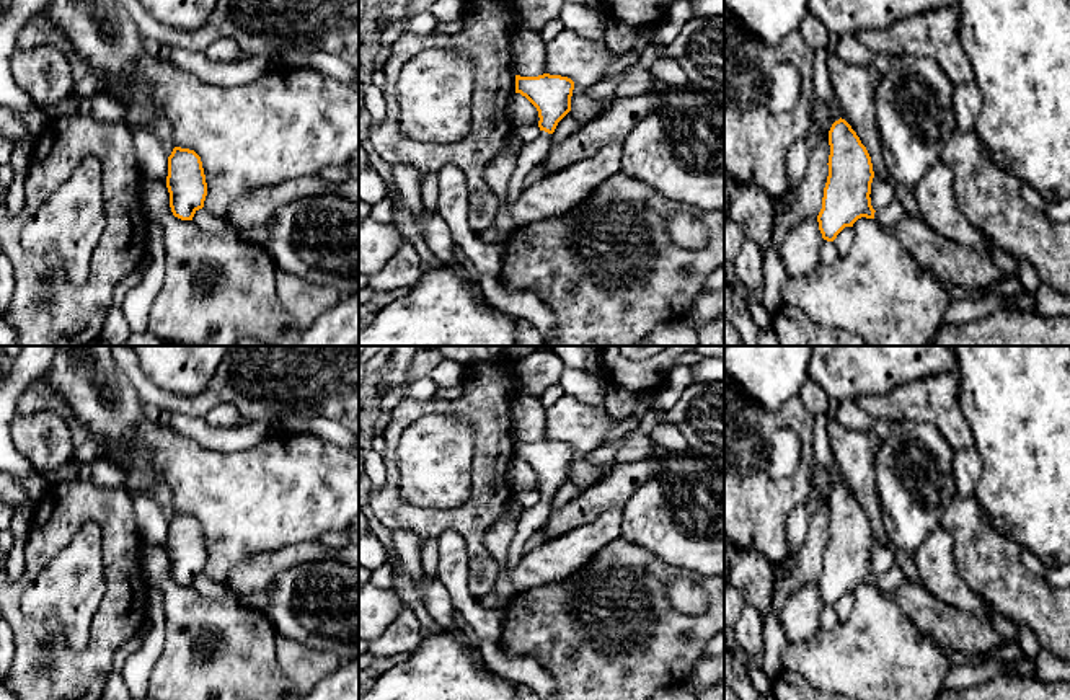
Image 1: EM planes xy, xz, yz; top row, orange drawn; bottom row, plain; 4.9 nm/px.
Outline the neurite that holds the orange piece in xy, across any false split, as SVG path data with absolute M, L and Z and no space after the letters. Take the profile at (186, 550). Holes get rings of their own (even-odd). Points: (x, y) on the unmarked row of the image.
M175 512L168 522L166 553L175 583L192 586L204 573L207 548L201 522L189 514Z

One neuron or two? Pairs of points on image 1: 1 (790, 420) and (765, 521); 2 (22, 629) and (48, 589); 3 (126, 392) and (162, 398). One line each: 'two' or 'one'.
1: one
2: two
3: two

